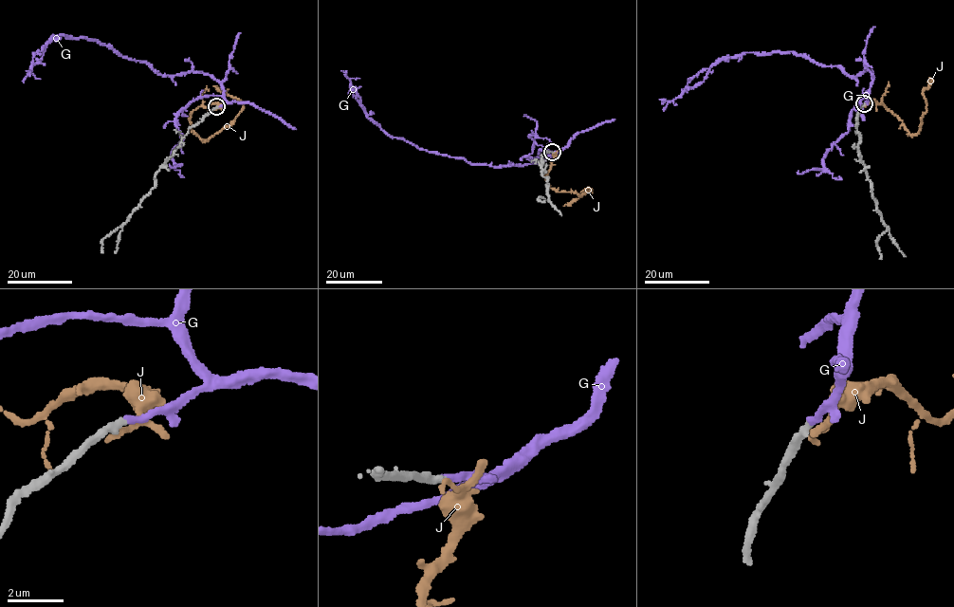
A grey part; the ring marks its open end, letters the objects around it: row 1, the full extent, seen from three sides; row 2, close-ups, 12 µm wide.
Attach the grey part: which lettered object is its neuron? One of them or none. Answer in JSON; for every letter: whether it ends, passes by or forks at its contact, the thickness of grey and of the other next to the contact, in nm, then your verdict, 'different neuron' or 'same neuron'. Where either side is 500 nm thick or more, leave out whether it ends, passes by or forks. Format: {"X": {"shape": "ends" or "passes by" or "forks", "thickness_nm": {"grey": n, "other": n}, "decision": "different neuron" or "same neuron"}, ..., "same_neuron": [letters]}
{"G": {"shape": "ends", "thickness_nm": {"grey": 260, "other": 240}, "decision": "same neuron"}, "J": {"shape": "ends", "thickness_nm": {"grey": 320, "other": 200}, "decision": "different neuron"}, "same_neuron": ["G"]}

